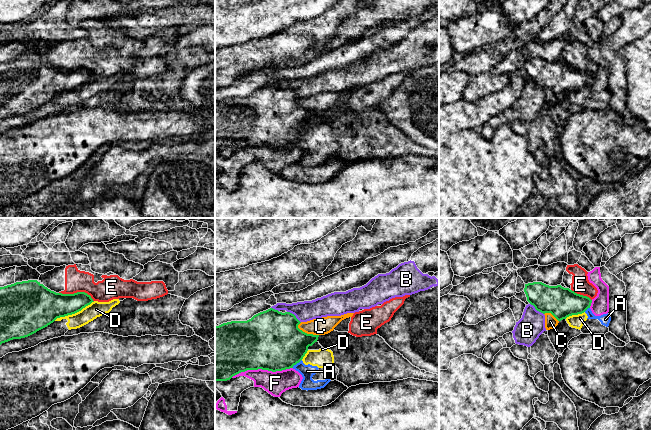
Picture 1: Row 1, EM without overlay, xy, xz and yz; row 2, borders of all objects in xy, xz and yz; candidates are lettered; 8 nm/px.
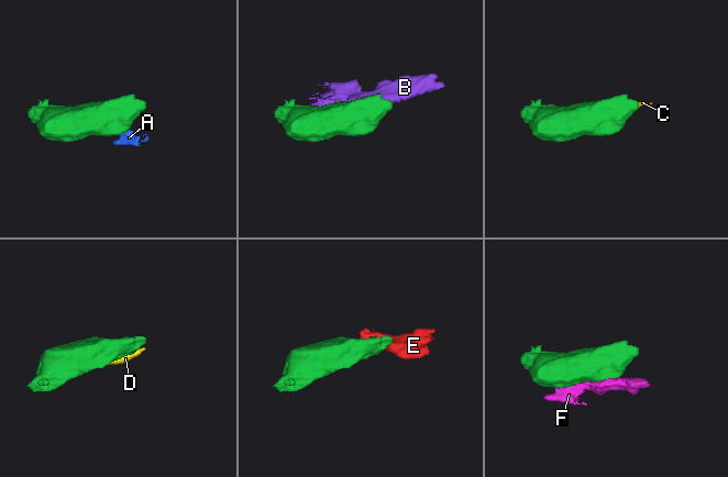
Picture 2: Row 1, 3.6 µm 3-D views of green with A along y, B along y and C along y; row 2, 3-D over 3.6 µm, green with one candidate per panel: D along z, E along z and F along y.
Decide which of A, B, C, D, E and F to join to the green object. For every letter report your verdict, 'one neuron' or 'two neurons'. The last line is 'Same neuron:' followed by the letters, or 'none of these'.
A: two neurons
B: two neurons
C: two neurons
D: two neurons
E: two neurons
F: two neurons
Same neuron: none of these

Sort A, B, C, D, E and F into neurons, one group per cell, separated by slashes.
A D / B / C / E / F

